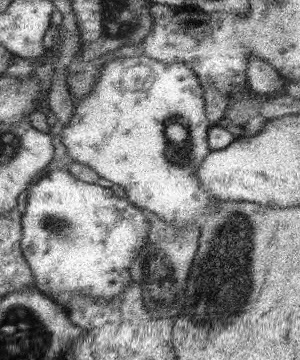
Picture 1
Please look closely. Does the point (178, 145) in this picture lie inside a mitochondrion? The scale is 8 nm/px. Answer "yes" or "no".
yes

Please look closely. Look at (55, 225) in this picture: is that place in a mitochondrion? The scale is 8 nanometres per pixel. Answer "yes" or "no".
yes

